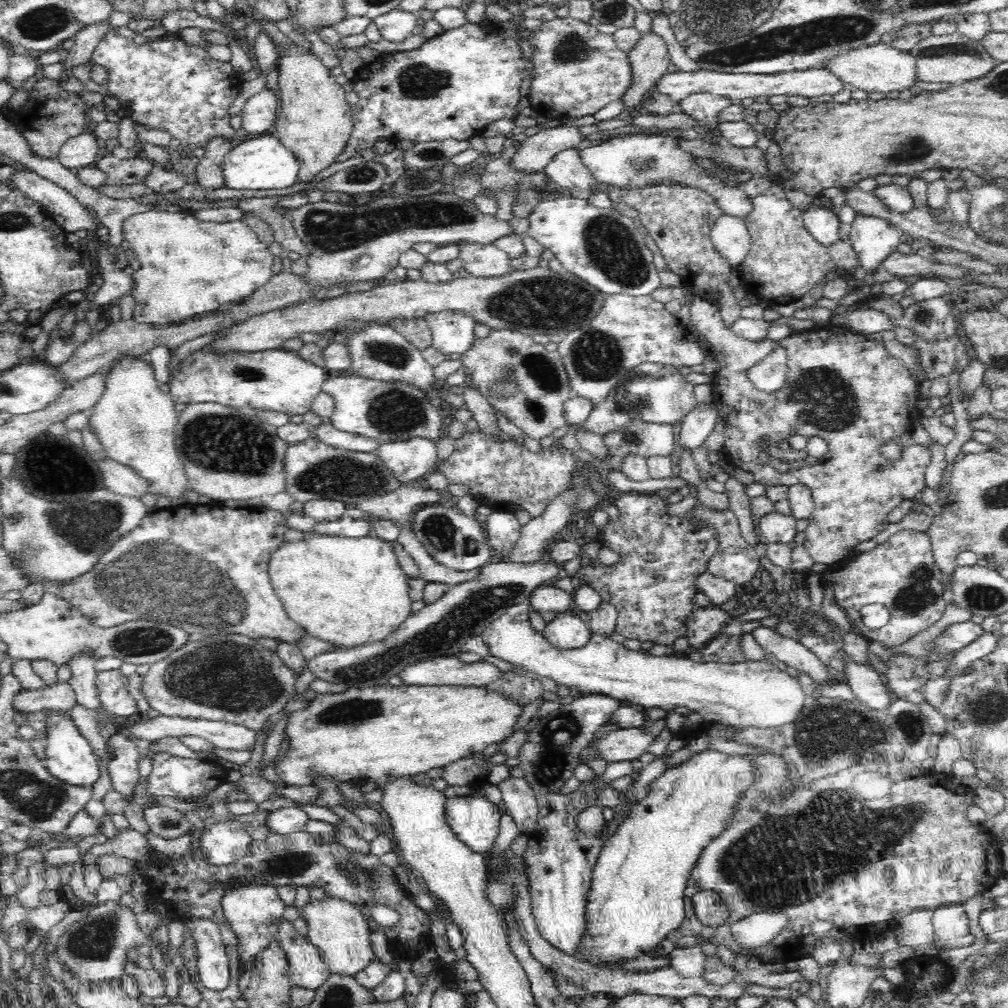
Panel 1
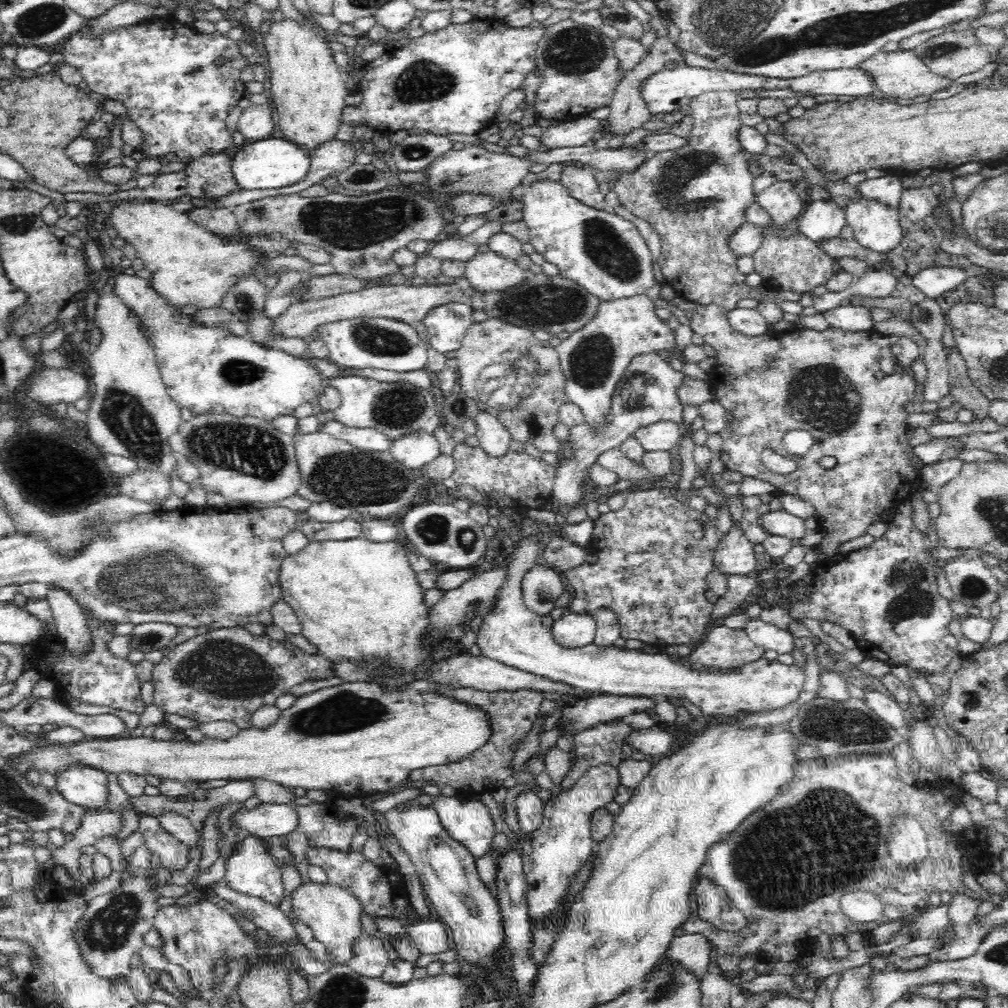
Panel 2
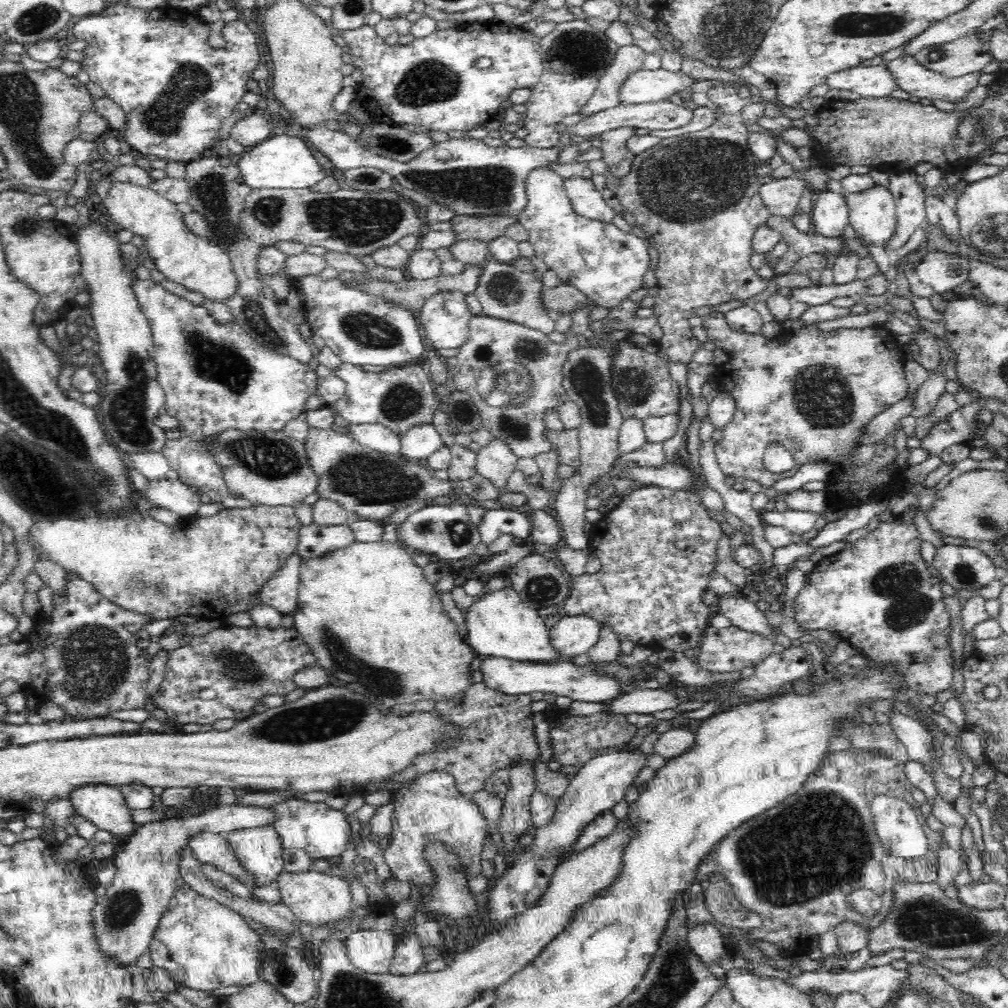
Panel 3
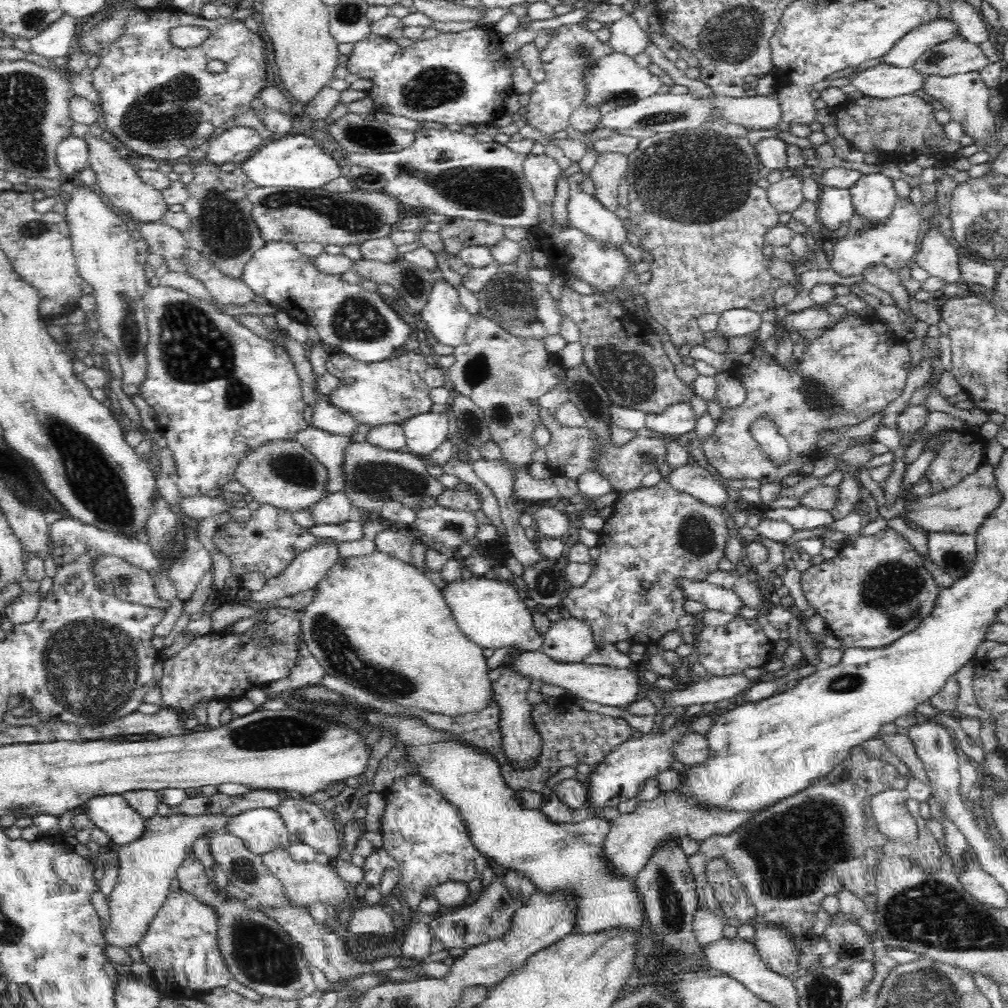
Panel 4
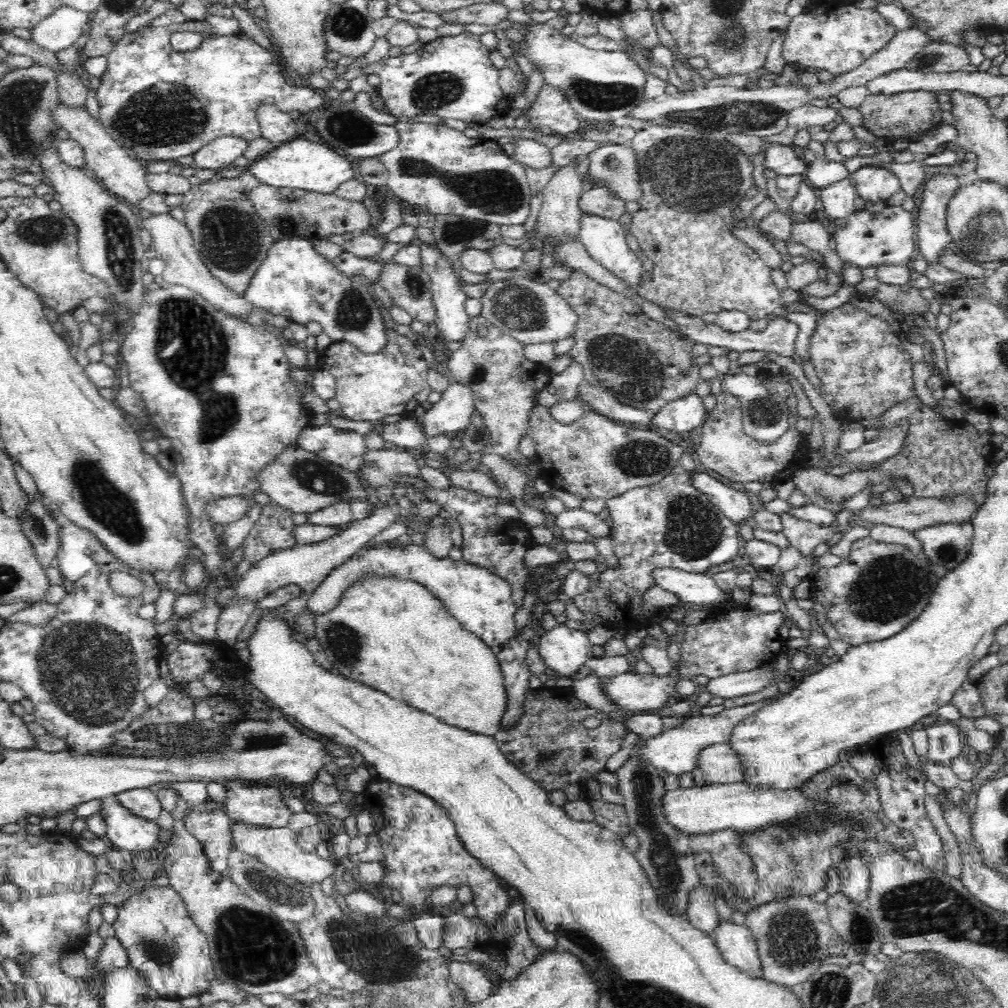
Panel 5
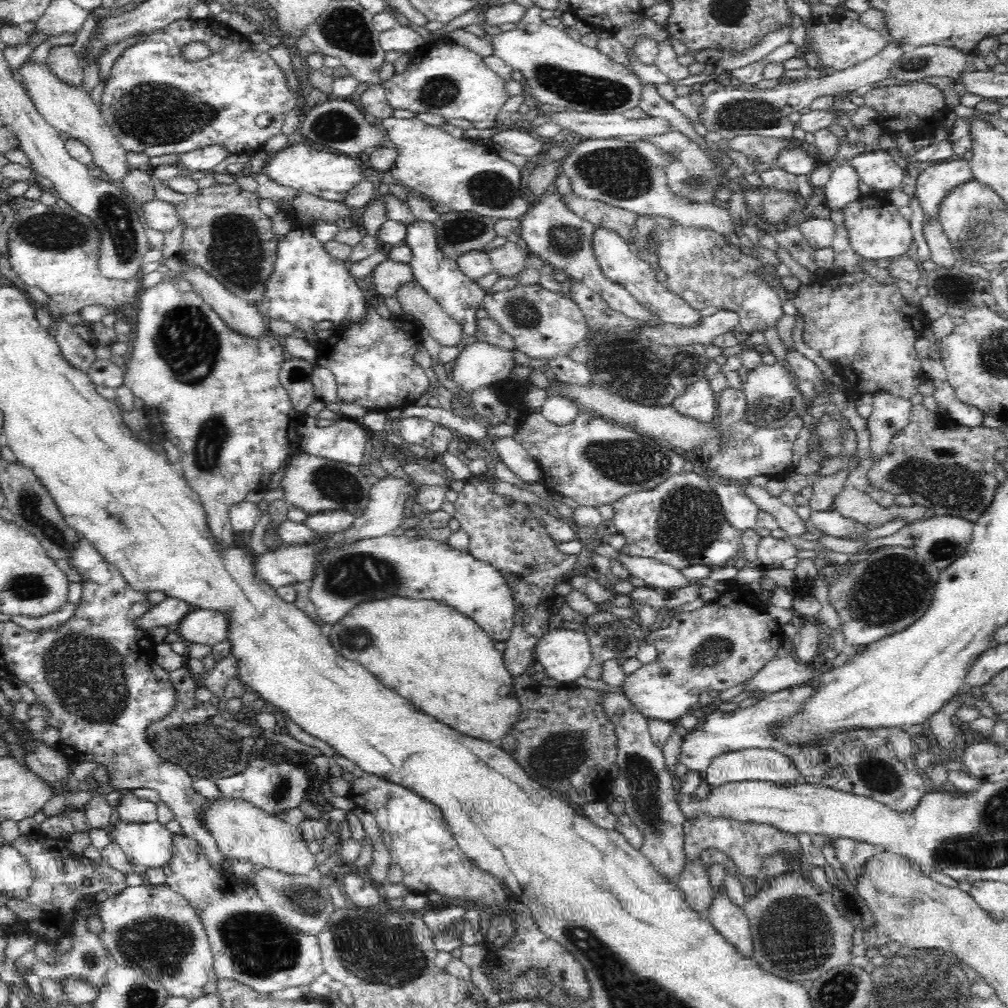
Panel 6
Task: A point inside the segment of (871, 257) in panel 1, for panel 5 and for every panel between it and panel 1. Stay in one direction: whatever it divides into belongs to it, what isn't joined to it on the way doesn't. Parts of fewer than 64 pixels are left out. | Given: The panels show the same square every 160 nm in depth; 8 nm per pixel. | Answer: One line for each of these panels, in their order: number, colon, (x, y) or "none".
2: (876, 226)
3: (873, 214)
4: (873, 197)
5: (873, 185)

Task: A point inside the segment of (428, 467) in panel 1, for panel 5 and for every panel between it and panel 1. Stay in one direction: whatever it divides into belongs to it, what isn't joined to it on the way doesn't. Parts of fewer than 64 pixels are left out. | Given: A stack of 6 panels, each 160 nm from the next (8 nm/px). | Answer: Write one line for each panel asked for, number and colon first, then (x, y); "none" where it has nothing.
2: (415, 450)
3: (417, 444)
4: (424, 433)
5: (449, 416)

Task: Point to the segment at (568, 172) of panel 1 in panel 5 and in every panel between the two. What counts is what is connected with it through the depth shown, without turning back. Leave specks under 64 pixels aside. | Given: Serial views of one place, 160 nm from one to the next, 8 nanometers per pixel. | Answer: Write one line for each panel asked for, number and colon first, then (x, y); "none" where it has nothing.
2: (580, 181)
3: (586, 200)
4: (584, 211)
5: (604, 238)

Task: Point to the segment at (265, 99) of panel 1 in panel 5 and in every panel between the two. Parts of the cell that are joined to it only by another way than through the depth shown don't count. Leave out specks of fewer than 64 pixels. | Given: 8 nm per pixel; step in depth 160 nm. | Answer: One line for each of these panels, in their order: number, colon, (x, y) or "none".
2: (255, 123)
3: (249, 131)
4: (222, 149)
5: (220, 153)

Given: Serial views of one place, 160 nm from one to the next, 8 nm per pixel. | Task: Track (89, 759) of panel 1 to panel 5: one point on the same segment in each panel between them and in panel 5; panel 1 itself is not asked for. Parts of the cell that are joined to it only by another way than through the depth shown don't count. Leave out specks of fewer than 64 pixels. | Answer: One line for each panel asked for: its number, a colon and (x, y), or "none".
2: (85, 785)
3: (103, 804)
4: (110, 812)
5: (126, 831)

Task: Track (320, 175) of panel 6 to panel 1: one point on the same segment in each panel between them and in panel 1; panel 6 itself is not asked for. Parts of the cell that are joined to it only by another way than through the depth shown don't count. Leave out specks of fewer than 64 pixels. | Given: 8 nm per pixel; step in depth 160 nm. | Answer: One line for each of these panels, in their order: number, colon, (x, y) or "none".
1: (261, 163)
2: (271, 163)
3: (282, 162)
4: (294, 160)
5: (302, 164)

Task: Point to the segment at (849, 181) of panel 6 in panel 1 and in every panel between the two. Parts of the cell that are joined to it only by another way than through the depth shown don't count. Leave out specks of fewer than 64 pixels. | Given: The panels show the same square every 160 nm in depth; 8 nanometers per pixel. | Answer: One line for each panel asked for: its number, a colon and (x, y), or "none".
1: (823, 224)
2: (821, 221)
3: (829, 216)
4: (834, 207)
5: (838, 200)

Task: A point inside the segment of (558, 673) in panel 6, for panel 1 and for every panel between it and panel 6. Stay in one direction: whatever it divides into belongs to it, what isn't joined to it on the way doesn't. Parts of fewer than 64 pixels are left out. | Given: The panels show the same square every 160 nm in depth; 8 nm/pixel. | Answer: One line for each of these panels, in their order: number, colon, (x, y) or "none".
1: (568, 631)
2: (574, 630)
3: (573, 636)
4: (569, 640)
5: (565, 650)

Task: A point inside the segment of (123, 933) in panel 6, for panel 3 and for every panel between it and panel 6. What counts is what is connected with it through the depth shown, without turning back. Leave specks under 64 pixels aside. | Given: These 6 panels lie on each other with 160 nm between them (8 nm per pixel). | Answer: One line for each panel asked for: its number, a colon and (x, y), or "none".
3: (203, 944)
4: (181, 948)
5: (164, 944)

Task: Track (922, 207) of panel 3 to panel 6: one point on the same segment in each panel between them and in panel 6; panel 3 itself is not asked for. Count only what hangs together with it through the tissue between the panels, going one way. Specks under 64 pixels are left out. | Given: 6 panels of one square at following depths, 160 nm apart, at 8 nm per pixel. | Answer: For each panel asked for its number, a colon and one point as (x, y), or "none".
4: (894, 244)
5: (886, 238)
6: (876, 231)

